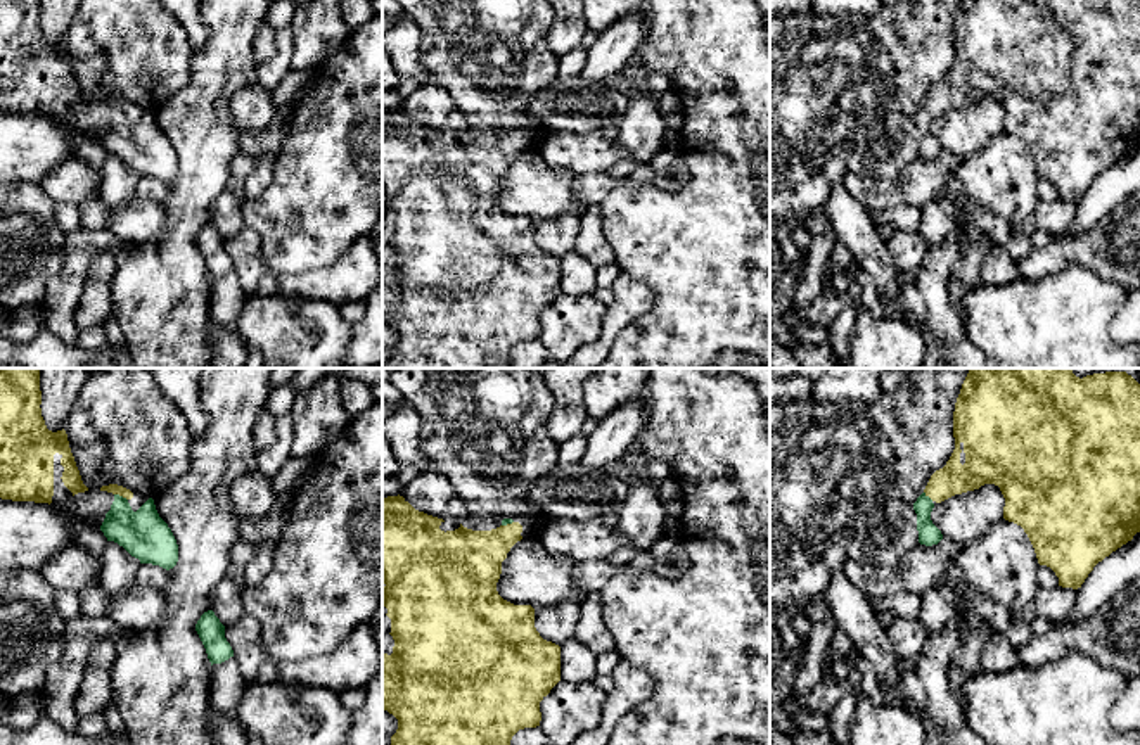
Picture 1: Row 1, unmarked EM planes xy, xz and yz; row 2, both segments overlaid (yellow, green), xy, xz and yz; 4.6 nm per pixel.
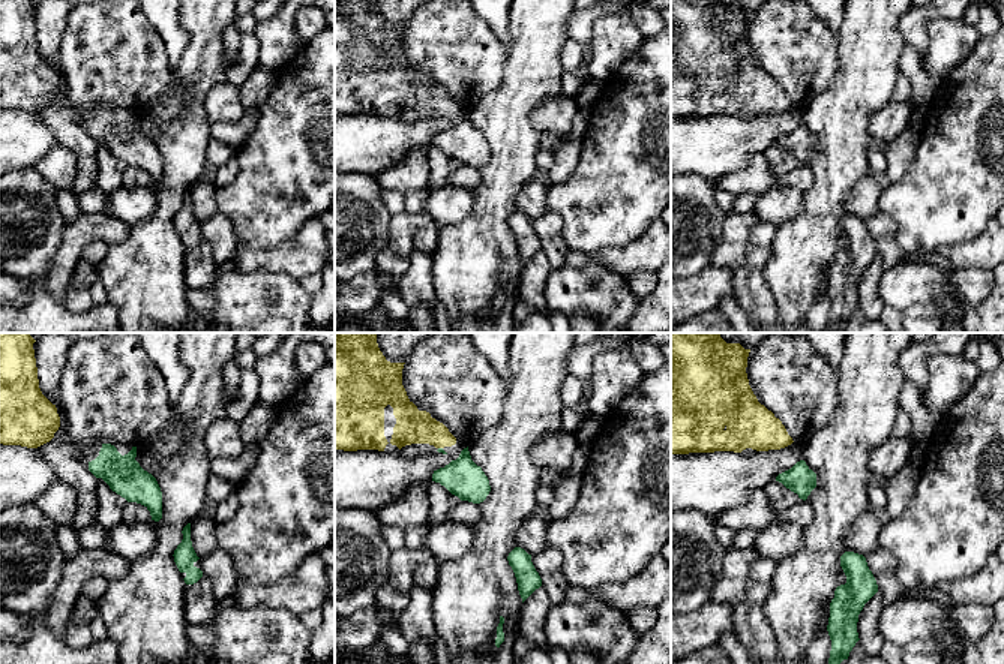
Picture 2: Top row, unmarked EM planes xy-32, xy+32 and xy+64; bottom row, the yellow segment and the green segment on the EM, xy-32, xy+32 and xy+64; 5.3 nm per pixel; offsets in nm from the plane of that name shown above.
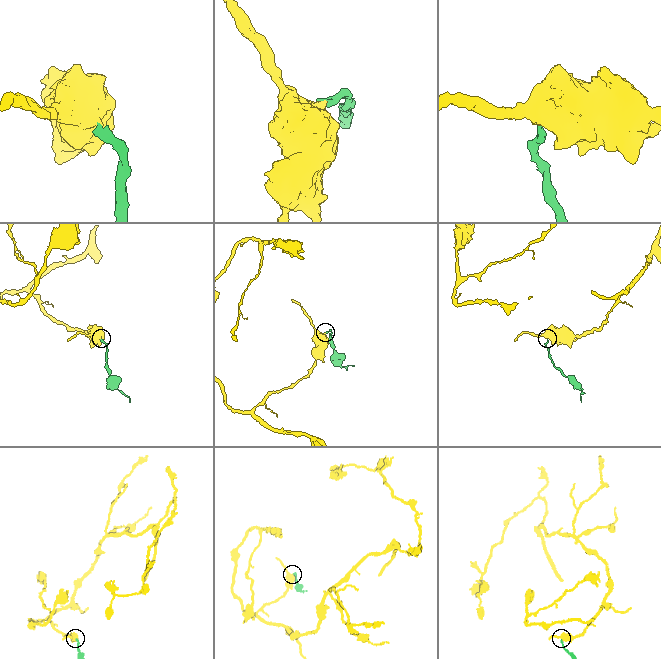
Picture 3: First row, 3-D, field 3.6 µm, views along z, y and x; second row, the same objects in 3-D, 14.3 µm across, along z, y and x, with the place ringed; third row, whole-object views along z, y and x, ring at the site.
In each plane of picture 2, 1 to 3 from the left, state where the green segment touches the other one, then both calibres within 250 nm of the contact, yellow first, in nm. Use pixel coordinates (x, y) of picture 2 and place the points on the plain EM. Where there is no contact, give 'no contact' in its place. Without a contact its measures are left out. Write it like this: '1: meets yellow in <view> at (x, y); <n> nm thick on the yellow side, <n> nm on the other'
1: no contact
2: meets yellow in xy+32 at (440, 111); 190 nm thick on the yellow side, 30 nm on the other
3: no contact

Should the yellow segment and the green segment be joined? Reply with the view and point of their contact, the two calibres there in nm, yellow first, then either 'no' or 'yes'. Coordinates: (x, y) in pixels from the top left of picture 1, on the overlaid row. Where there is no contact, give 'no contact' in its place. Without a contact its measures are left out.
xy (121, 495) | 50/220 nm | yes

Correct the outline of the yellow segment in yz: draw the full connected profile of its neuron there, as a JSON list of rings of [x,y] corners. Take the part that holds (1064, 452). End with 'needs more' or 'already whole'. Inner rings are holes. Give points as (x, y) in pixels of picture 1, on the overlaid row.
[[[969,368],[955,403],[953,437],[950,460],[913,503],[920,544],[943,539],[931,520],[936,503],[984,484],[1000,487],[1003,519],[1024,529],[1038,564],[1050,567],[1062,588],[1081,588],[1098,562],[1140,532],[1140,384],[1126,372],[1079,379],[1071,368]]] | needs more

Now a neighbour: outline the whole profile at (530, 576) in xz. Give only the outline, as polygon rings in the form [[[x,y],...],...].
[[[528,536],[507,553],[496,591],[514,605],[531,605],[535,610],[557,607],[583,598],[574,583],[574,567],[576,560],[550,557],[538,538]]]

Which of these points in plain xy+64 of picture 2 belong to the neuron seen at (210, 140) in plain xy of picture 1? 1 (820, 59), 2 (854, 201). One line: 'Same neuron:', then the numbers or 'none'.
Same neuron: none

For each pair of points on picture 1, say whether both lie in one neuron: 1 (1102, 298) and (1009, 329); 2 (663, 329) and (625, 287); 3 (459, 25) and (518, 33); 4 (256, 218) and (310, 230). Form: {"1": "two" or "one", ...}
{"1": "one", "2": "two", "3": "one", "4": "one"}

